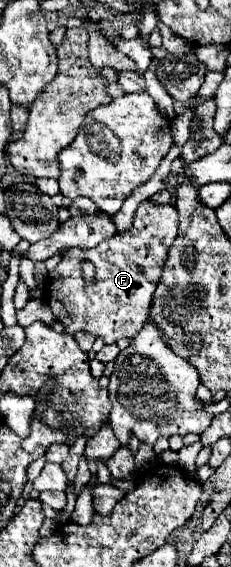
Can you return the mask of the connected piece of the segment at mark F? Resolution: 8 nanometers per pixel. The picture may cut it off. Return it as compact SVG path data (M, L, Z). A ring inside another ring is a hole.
M144 200L136 212L134 226L128 232L116 234L90 250L68 250L54 268L56 276L52 276L52 272L48 274L44 296L54 318L68 334L86 330L102 338L104 344L114 344L120 338L134 338L148 318L152 294L162 274L166 252L176 238L176 230L178 218L172 204L154 206L150 200ZM86 260L90 260L96 270L92 284L86 284L80 276L82 262Z

